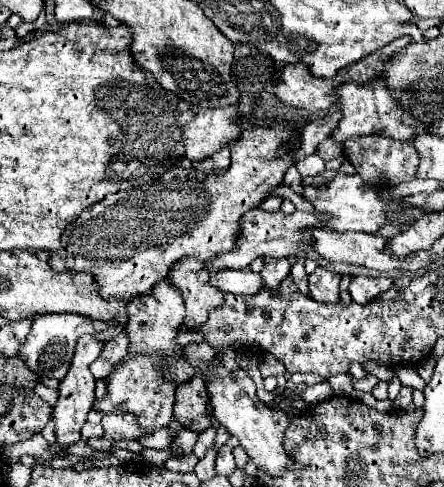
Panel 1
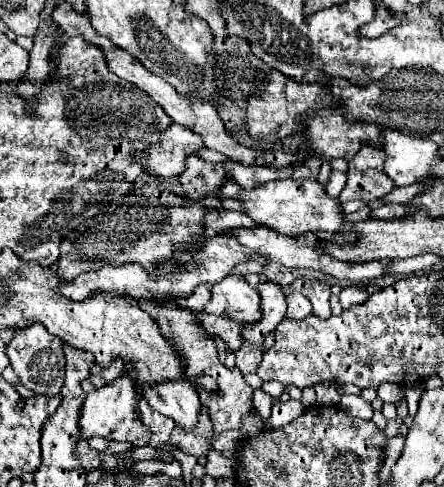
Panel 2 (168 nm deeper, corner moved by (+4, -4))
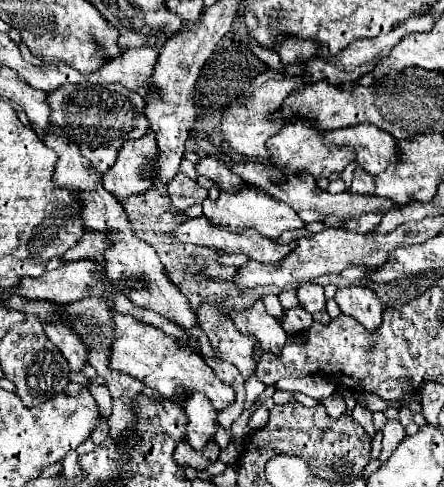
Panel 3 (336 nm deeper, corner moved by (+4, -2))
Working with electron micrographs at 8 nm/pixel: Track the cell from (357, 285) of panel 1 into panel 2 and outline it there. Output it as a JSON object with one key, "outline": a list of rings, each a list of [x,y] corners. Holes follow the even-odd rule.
{"outline":[[[366,285],[365,287],[345,287],[339,293],[339,301],[343,309],[349,309],[351,305],[359,305],[365,303],[367,297],[374,292],[374,286]]]}

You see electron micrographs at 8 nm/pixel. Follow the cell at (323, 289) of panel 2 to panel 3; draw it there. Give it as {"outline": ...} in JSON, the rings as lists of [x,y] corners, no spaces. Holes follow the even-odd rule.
{"outline":[[[303,283],[297,289],[297,297],[299,303],[305,307],[307,313],[311,313],[311,317],[315,321],[323,321],[327,323],[331,317],[325,311],[325,295],[323,295],[323,287],[315,285],[315,283]]]}

